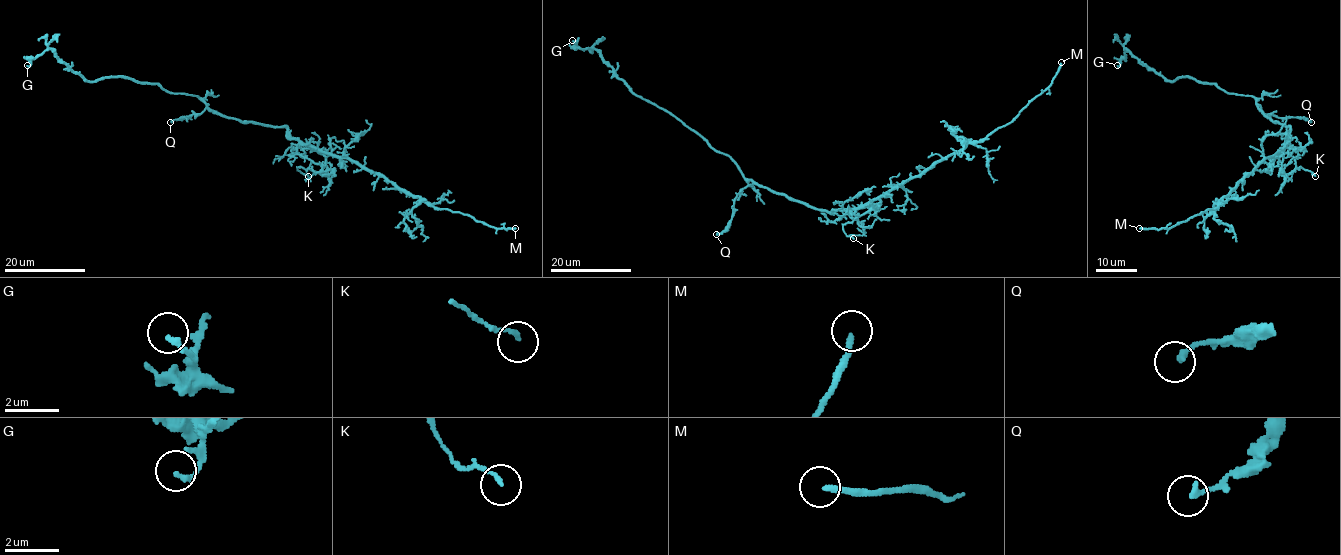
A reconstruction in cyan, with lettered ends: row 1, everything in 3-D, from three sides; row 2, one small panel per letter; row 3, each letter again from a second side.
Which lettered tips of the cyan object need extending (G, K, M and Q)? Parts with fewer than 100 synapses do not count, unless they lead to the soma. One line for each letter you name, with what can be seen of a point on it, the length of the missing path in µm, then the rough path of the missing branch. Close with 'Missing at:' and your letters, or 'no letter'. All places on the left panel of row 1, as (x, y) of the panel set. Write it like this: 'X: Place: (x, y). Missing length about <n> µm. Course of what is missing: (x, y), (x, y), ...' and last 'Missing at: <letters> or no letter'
M: Place: (515, 228). Missing length about 15 µm
Missing at: M

